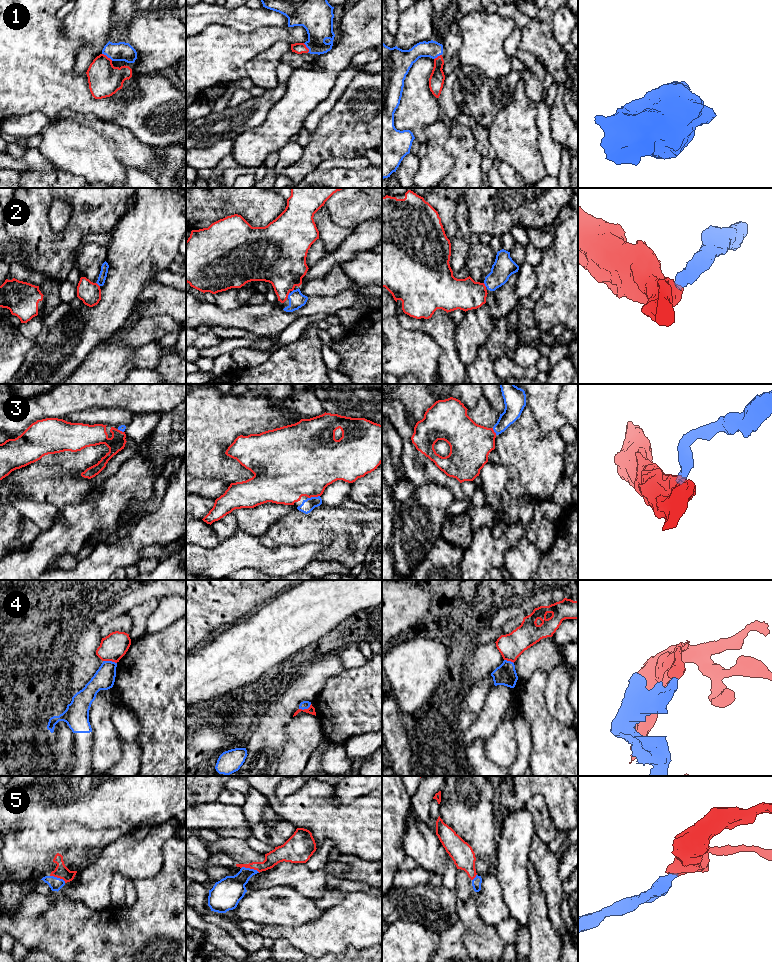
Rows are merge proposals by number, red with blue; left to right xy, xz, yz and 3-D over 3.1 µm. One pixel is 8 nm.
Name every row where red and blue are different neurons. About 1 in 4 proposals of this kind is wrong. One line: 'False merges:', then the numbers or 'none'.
False merges: 4

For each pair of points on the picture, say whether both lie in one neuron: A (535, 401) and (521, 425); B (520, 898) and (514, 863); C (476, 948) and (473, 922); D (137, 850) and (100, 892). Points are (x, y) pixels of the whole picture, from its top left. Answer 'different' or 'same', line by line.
A: different
B: same
C: same
D: same

